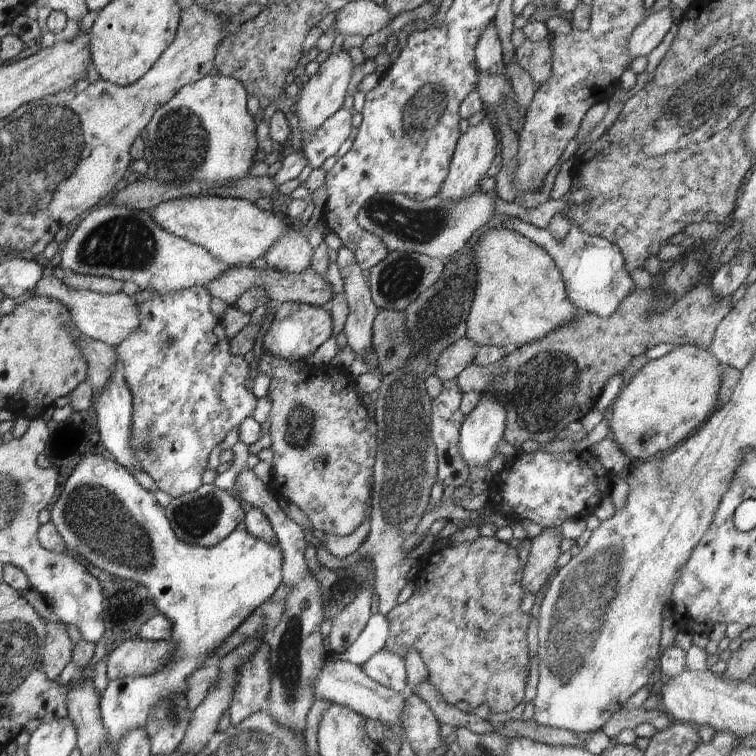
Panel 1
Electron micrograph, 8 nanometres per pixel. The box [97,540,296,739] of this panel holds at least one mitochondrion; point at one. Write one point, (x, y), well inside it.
(173, 713)

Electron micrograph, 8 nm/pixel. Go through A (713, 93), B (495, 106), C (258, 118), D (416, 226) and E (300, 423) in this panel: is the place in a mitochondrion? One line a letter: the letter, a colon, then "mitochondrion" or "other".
A: mitochondrion
B: other
C: other
D: mitochondrion
E: mitochondrion

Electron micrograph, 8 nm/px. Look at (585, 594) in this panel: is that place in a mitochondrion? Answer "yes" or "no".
yes

